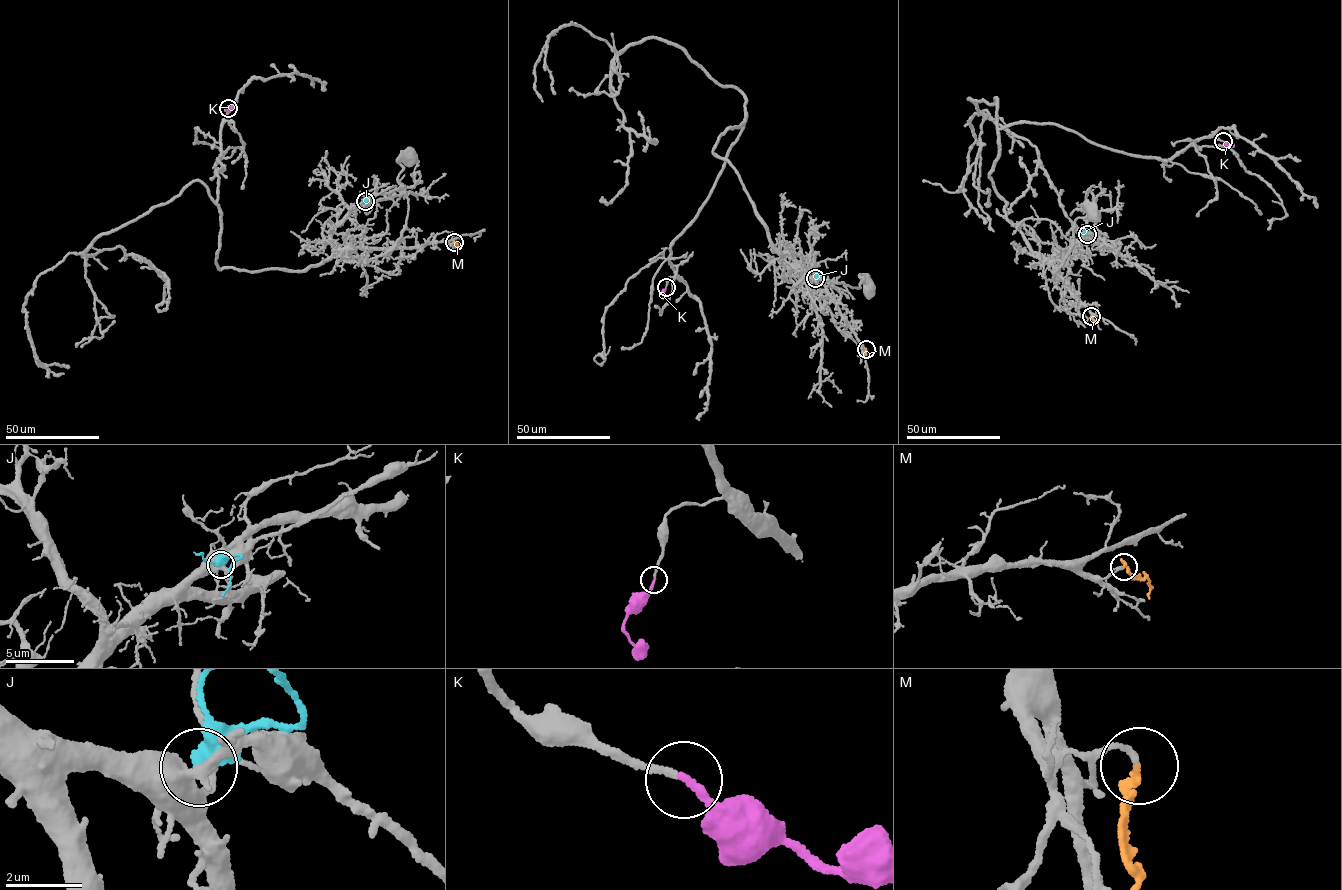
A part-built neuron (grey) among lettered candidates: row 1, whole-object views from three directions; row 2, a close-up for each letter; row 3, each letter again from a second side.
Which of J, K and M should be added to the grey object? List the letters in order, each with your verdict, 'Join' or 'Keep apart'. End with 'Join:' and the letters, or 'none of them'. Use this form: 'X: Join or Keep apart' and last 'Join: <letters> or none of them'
J: Keep apart
K: Join
M: Keep apart
Join: K

